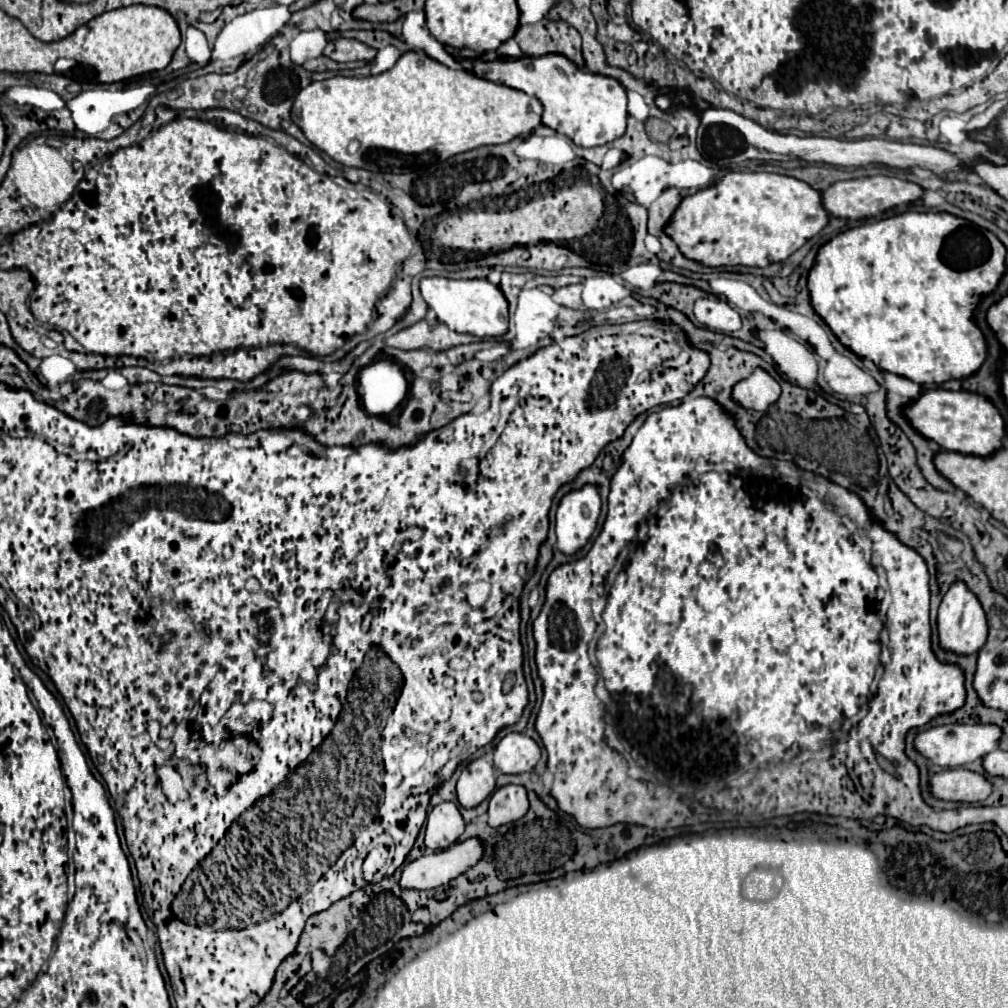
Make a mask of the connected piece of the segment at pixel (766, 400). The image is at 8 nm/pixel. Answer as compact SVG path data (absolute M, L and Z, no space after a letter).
M756 368L750 378L734 386L732 398L740 402L744 408L766 410L772 402L780 398L780 394L782 394L780 384L766 370Z

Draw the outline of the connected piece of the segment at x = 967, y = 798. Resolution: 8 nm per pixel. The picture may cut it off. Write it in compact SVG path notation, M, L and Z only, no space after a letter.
M966 768L956 770L942 770L930 778L932 794L942 800L954 800L954 802L984 802L994 786L990 780L986 780L982 774L976 774Z

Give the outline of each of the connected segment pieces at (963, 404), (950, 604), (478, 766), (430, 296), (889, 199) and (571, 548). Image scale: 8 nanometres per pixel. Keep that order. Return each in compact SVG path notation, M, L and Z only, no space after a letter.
M926 388L922 396L906 408L910 424L928 440L936 442L942 450L972 454L972 456L992 456L1002 448L1006 436L1006 424L998 408L980 394L974 392L952 392L944 388Z
M954 582L948 592L944 594L938 610L938 636L940 636L940 646L946 650L952 650L956 654L974 654L978 652L988 636L988 620L982 604L978 598L968 590L964 582Z
M484 758L472 760L462 770L460 780L456 784L460 806L464 806L464 808L478 806L484 798L488 798L492 794L494 786L496 786L496 780L494 780L492 764L486 762Z
M432 276L420 280L420 292L428 308L436 312L436 318L454 332L490 338L502 336L508 330L508 302L500 288L488 280L450 280Z
M870 176L870 178L858 178L858 180L842 180L832 184L826 192L822 192L822 202L824 208L836 216L836 218L872 218L878 216L880 212L886 212L894 206L900 204L908 204L908 202L916 202L920 200L924 194L924 188L908 182L908 180L900 180L894 176Z
M584 484L562 496L556 510L556 536L558 550L574 554L594 534L600 516L600 494L596 486Z

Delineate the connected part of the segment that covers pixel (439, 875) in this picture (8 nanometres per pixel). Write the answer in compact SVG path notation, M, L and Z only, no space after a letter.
M470 838L466 842L454 844L442 852L436 852L432 856L422 856L412 860L410 864L404 866L402 870L402 878L400 878L400 888L402 890L432 890L432 888L440 888L444 884L448 884L450 880L454 880L456 876L460 876L462 872L470 870L478 860L482 858L482 844L478 838Z

